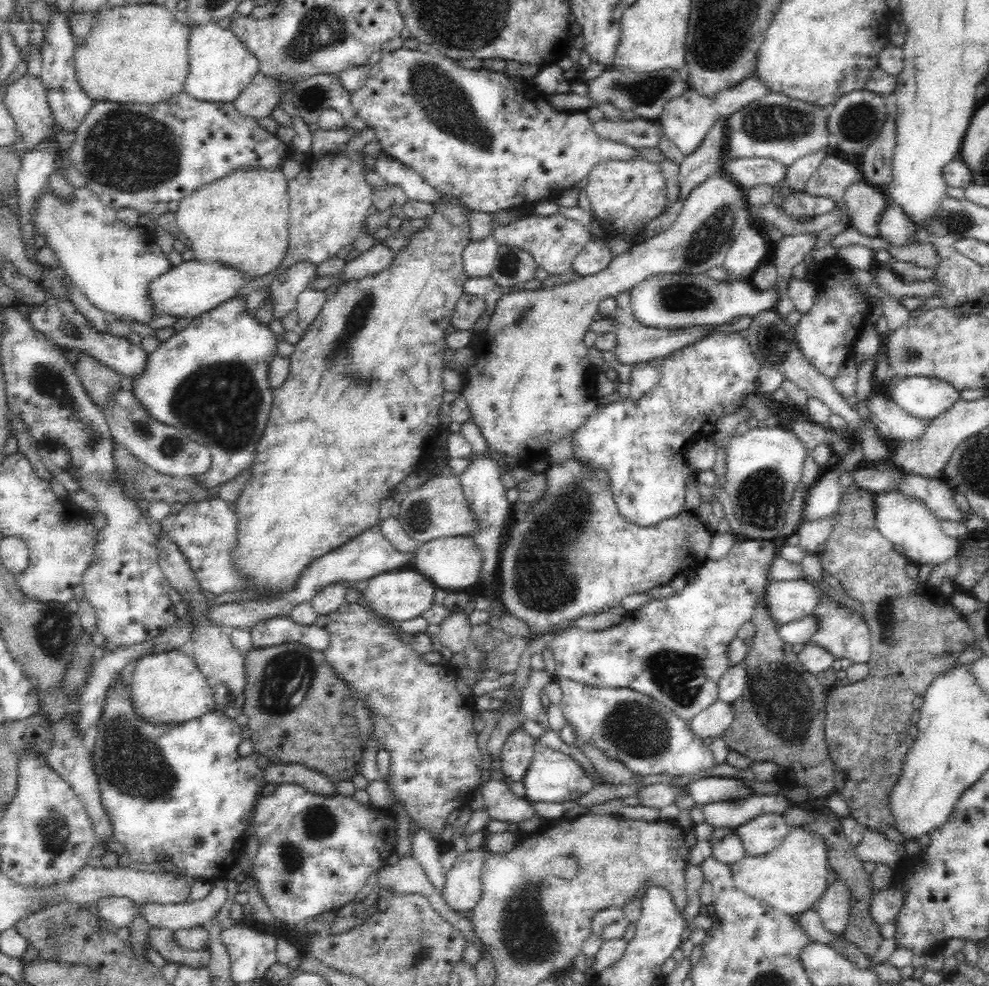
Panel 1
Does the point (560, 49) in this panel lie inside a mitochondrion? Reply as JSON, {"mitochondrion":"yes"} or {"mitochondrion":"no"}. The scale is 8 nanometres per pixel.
{"mitochondrion":"no"}

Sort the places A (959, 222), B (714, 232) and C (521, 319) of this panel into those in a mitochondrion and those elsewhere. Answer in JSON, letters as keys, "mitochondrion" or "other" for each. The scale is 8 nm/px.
{"A":"mitochondrion","B":"mitochondrion","C":"mitochondrion"}

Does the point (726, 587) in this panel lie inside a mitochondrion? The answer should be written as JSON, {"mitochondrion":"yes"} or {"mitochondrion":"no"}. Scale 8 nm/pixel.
{"mitochondrion":"no"}

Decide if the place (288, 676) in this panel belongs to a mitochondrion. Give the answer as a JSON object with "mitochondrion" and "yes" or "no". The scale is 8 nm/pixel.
{"mitochondrion":"yes"}

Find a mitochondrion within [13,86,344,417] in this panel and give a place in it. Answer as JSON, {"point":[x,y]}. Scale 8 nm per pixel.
{"point":[126,151]}

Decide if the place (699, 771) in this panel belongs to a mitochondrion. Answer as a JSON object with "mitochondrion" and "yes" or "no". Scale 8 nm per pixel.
{"mitochondrion":"no"}

